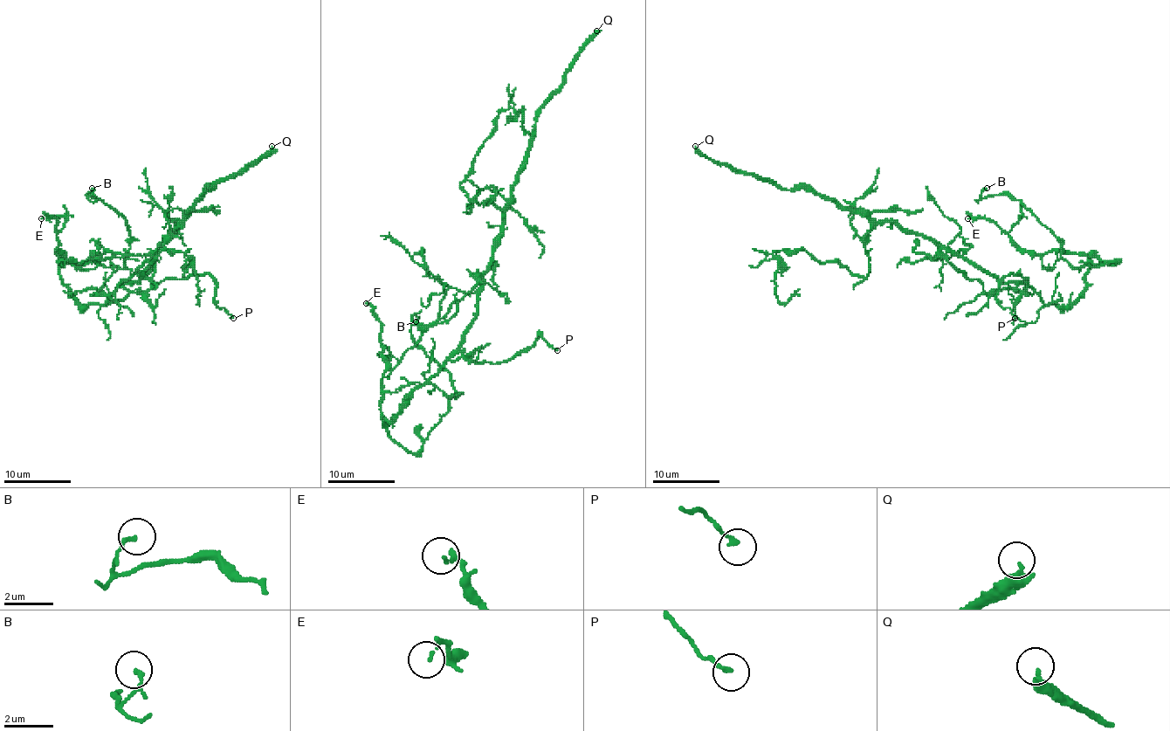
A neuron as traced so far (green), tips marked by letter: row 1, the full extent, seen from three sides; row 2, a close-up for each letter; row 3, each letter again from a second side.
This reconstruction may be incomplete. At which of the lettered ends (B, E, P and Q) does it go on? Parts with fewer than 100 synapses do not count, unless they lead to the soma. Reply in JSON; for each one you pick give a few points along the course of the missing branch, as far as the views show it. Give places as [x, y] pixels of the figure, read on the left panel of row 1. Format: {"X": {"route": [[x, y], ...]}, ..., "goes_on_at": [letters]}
{"goes_on_at": ["Q"]}

